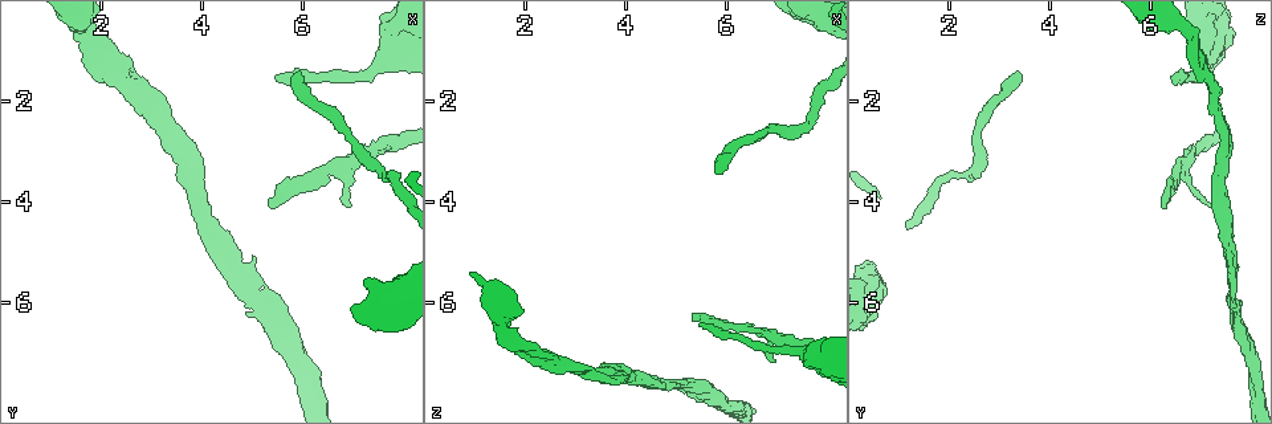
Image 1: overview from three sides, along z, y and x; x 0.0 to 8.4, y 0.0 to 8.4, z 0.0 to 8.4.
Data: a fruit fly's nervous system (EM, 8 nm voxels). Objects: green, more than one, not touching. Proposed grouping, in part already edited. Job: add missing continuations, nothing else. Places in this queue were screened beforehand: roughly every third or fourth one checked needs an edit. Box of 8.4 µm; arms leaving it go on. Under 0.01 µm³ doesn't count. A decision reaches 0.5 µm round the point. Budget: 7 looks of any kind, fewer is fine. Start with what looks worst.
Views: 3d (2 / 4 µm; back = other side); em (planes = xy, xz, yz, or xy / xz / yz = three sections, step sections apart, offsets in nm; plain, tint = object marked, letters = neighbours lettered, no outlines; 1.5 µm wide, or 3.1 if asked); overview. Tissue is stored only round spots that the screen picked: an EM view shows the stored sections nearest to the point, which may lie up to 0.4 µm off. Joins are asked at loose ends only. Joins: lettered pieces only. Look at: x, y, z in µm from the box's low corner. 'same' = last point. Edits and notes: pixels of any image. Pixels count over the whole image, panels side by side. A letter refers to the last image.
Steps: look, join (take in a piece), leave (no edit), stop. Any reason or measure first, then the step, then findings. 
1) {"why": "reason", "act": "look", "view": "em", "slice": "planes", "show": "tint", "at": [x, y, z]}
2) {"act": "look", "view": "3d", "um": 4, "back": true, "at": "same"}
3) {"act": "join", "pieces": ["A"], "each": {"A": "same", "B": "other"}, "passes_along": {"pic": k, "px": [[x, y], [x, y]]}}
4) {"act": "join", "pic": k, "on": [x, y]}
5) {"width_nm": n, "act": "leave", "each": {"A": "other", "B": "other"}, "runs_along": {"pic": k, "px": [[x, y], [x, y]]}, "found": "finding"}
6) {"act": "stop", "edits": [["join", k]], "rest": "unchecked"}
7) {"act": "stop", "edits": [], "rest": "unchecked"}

{"why": "branch stops here", "act": "look", "view": "3d", "um": 2, "at": [6.00, 1.40, 3.30]}

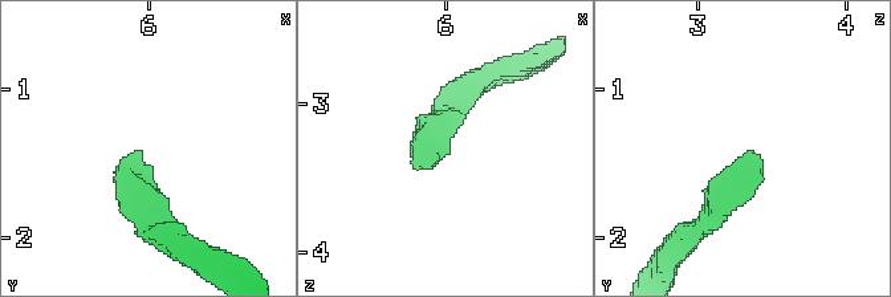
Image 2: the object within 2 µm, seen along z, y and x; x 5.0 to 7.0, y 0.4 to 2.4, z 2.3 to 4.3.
{"act": "look", "view": "em", "slice": "xy", "step": 8, "show": "tint", "at": [5.92, 1.42, 3.36]}

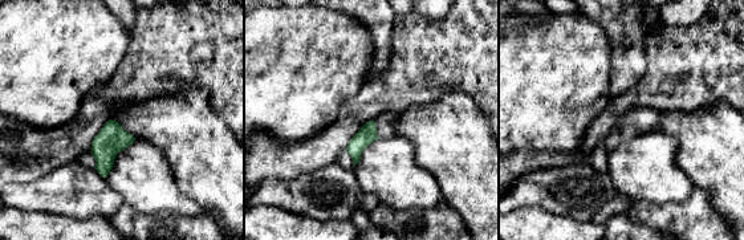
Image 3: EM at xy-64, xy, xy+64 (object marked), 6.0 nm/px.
{"act": "look", "view": "em", "slice": "planes", "show": "letters", "at": "same"}

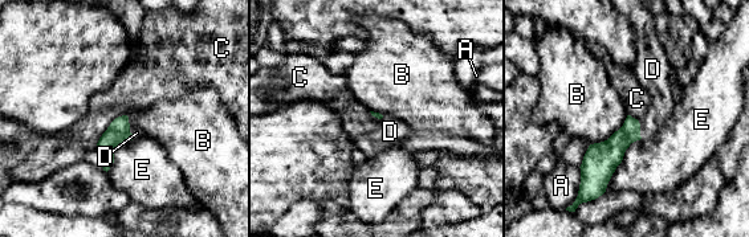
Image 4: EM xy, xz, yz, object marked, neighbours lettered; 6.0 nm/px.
{"act": "join", "pieces": ["D"], "each": {"A": "other", "B": "other", "C": "other", "D": "same", "E": "other"}, "passes_along": {"pic": 4, "px": [[607, 155], [639, 130], [662, 102]]}, "found": "it goes on there"}

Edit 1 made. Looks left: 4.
{"why": "redraw", "act": "look", "view": "overview"}

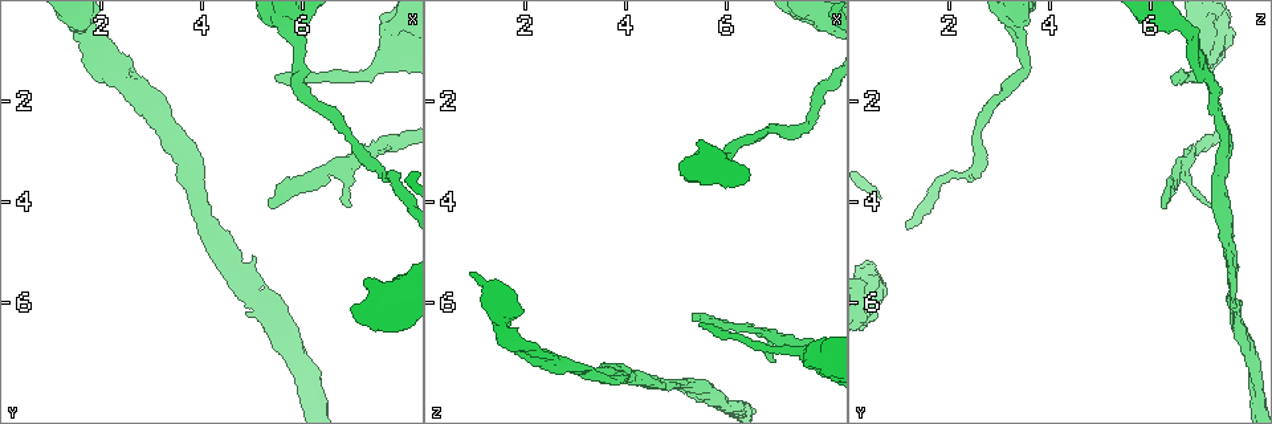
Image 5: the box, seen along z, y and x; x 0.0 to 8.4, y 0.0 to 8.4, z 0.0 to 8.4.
{"why": "an open end", "act": "look", "view": "3d", "um": 2, "at": [6.95, 4.00, 7.25]}

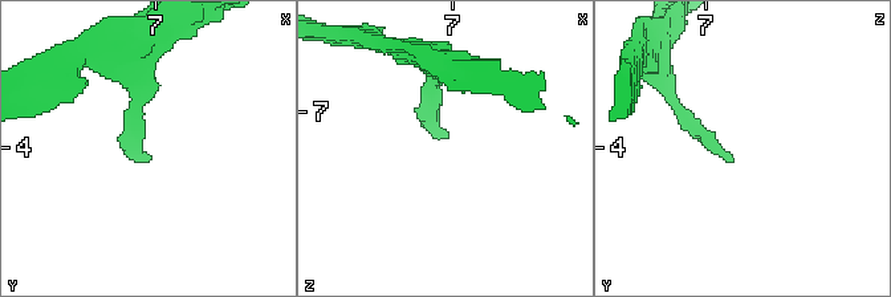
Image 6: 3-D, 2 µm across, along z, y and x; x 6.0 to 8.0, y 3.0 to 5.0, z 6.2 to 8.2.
{"act": "look", "view": "em", "slice": "planes", "show": "letters", "at": [6.94, 4.06, 7.18]}

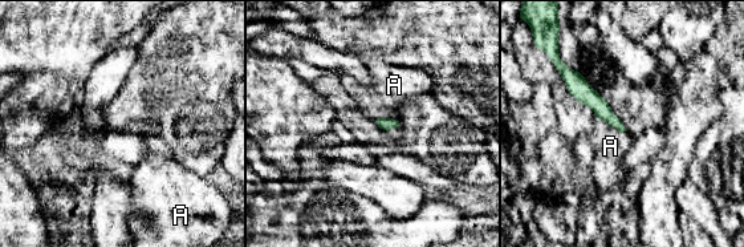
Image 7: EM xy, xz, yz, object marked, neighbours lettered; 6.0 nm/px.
{"act": "leave", "each": {"A": "other"}, "found": "no lettered piece goes on from it"}

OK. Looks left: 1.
{"act": "stop", "edits": [["join", 4]], "rest": "unchecked"}

